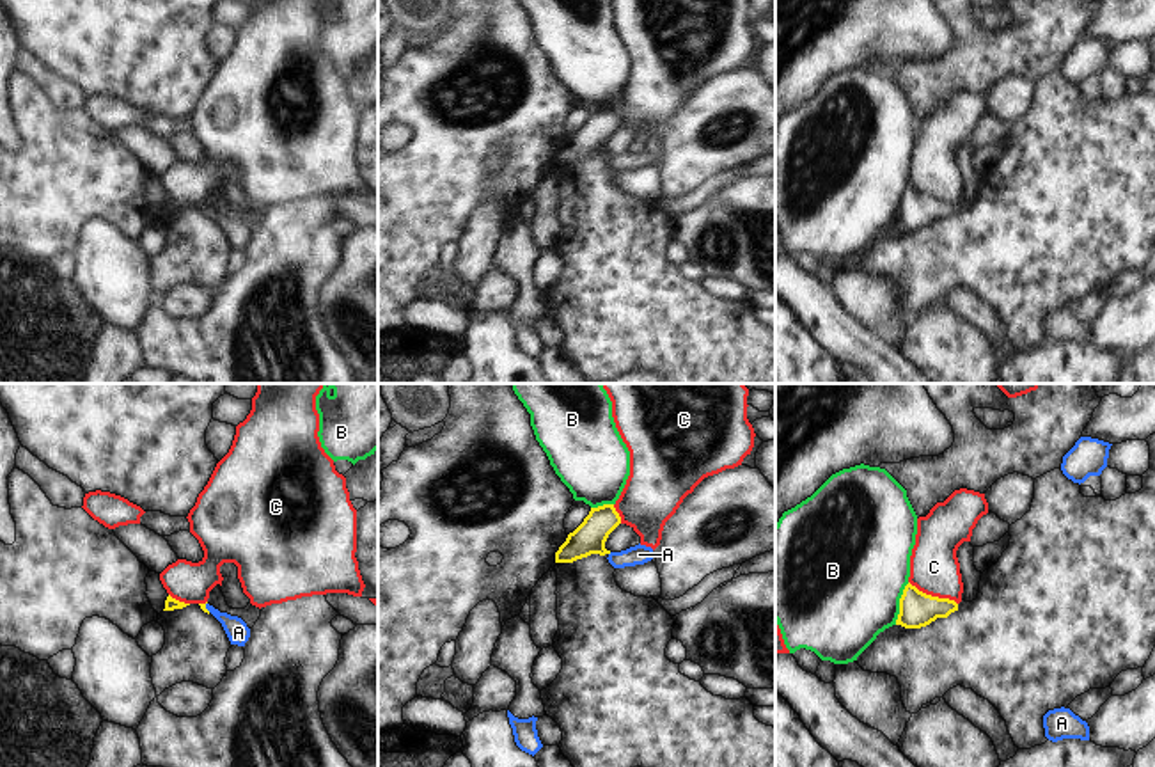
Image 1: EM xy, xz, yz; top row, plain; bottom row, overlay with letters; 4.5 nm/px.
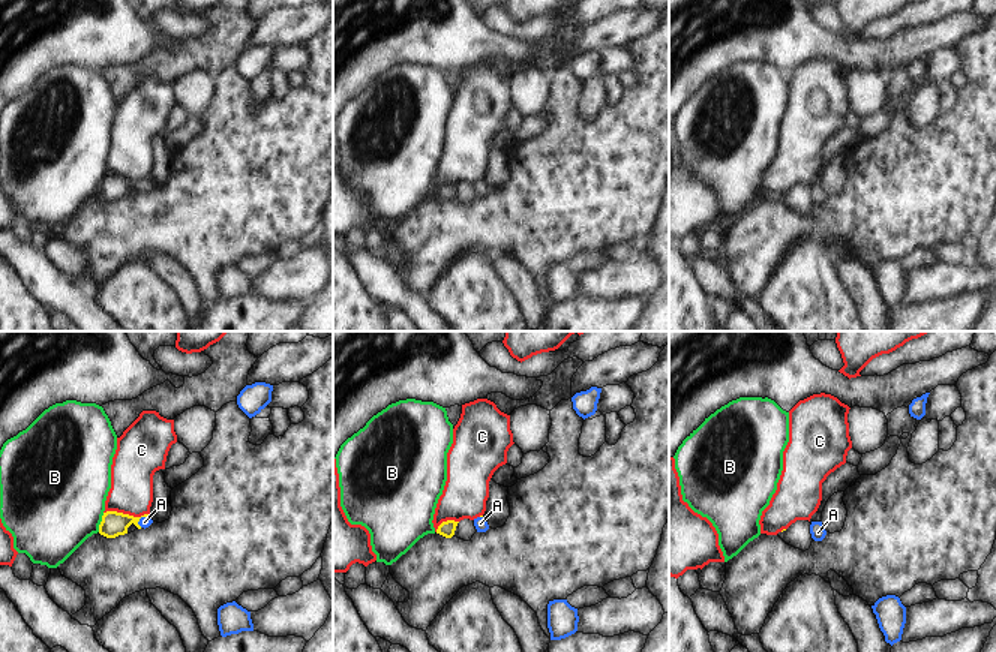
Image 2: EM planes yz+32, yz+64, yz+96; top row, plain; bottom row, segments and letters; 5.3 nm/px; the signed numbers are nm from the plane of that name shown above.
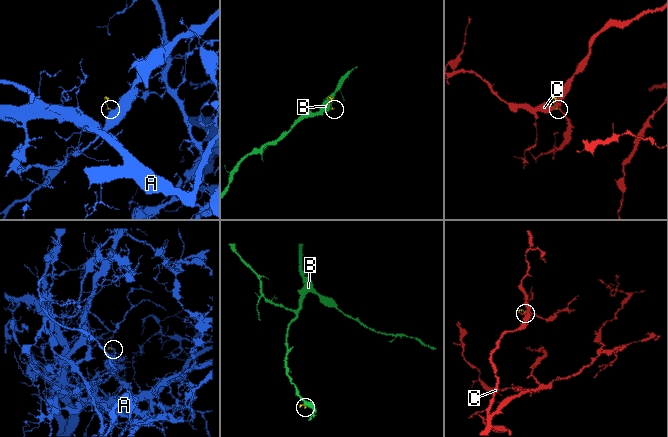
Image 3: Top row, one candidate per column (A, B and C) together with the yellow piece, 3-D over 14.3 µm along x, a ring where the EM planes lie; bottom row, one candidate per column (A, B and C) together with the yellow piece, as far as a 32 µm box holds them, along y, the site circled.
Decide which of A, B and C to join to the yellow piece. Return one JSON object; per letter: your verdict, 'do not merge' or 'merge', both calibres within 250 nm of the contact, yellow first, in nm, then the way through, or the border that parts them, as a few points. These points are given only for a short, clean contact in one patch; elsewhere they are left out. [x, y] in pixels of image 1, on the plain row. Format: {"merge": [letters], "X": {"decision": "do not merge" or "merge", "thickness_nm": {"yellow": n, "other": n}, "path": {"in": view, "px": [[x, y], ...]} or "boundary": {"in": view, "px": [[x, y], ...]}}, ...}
{"merge": ["A"], "A": {"decision": "merge", "thickness_nm": {"yellow": 30, "other": 100}, "path": {"in": "xy", "px": [[203, 208], [204, 210], [222, 219], [238, 235]]}}, "B": {"decision": "do not merge", "thickness_nm": {"yellow": 160, "other": 480}}, "C": {"decision": "do not merge", "thickness_nm": {"yellow": 160, "other": 220}, "boundary": {"in": "yz", "px": [[909, 183], [927, 196], [948, 199], [957, 206]]}}}

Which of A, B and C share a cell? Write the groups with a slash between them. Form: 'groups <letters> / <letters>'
groups A / B / C

